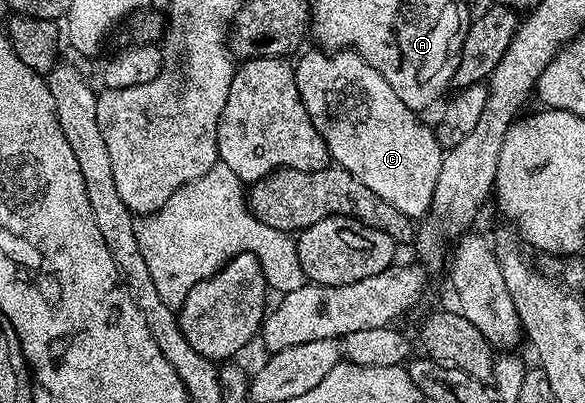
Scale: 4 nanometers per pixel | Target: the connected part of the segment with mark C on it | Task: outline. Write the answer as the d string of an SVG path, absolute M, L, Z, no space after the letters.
M352 50L316 51L302 51L296 57L293 74L301 101L305 103L315 130L327 146L330 161L359 178L367 190L379 194L383 202L391 202L403 210L403 214L410 218L424 217L432 206L432 194L439 179L443 155L436 131L428 128L417 117L420 115L401 101L399 94L387 86L387 78L383 78L383 74L372 68L360 54Z

